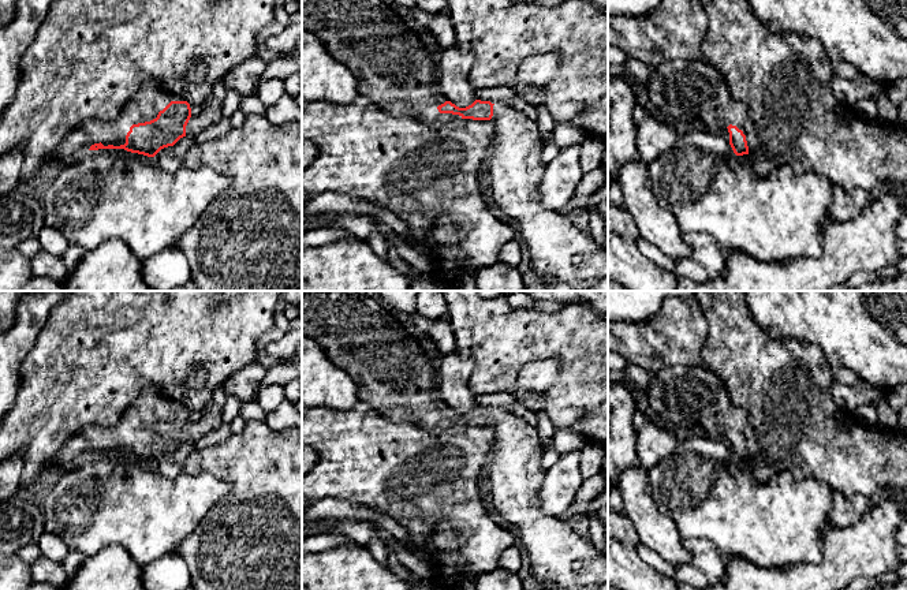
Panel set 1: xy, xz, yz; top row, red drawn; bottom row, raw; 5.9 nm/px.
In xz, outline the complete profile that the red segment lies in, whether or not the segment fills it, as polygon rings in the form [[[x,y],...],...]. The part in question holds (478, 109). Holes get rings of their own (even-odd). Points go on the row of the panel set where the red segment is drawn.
[[[302,0],[302,27],[314,33],[336,60],[354,71],[358,78],[359,94],[392,115],[414,116],[426,124],[449,123],[456,119],[492,119],[494,132],[488,149],[486,182],[500,209],[518,221],[520,238],[527,244],[531,269],[537,277],[542,283],[546,279],[553,279],[555,284],[550,291],[583,291],[608,276],[608,250],[596,242],[591,235],[576,228],[561,212],[542,205],[540,184],[545,171],[542,165],[544,143],[540,139],[535,122],[501,102],[492,104],[490,101],[475,100],[471,105],[459,108],[448,101],[443,94],[437,74],[438,55],[432,55],[410,25],[381,0]]]

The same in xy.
[[[223,81],[216,82],[210,97],[201,105],[199,112],[193,116],[187,101],[168,94],[156,82],[143,83],[115,119],[108,122],[87,120],[81,127],[67,132],[52,158],[67,163],[85,150],[98,149],[124,149],[154,157],[161,149],[173,146],[180,138],[194,138],[199,131],[216,124],[223,117],[221,108],[227,90]]]

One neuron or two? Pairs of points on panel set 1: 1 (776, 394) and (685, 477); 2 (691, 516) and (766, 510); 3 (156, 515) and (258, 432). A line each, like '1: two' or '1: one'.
1: two
2: one
3: two

